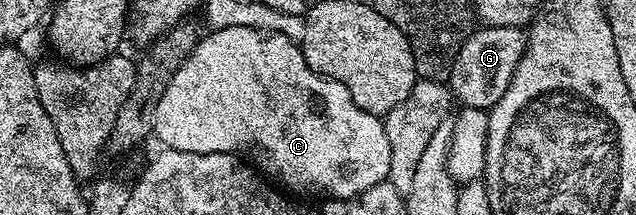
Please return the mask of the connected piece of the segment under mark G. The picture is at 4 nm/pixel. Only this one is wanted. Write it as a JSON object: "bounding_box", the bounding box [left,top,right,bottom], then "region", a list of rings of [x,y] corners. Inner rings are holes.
{"bounding_box":[447,26,527,111],"region":[[[485,26],[474,29],[466,42],[459,48],[453,67],[447,75],[447,85],[462,107],[490,111],[493,105],[507,92],[515,68],[525,55],[527,34],[519,26]]]}

